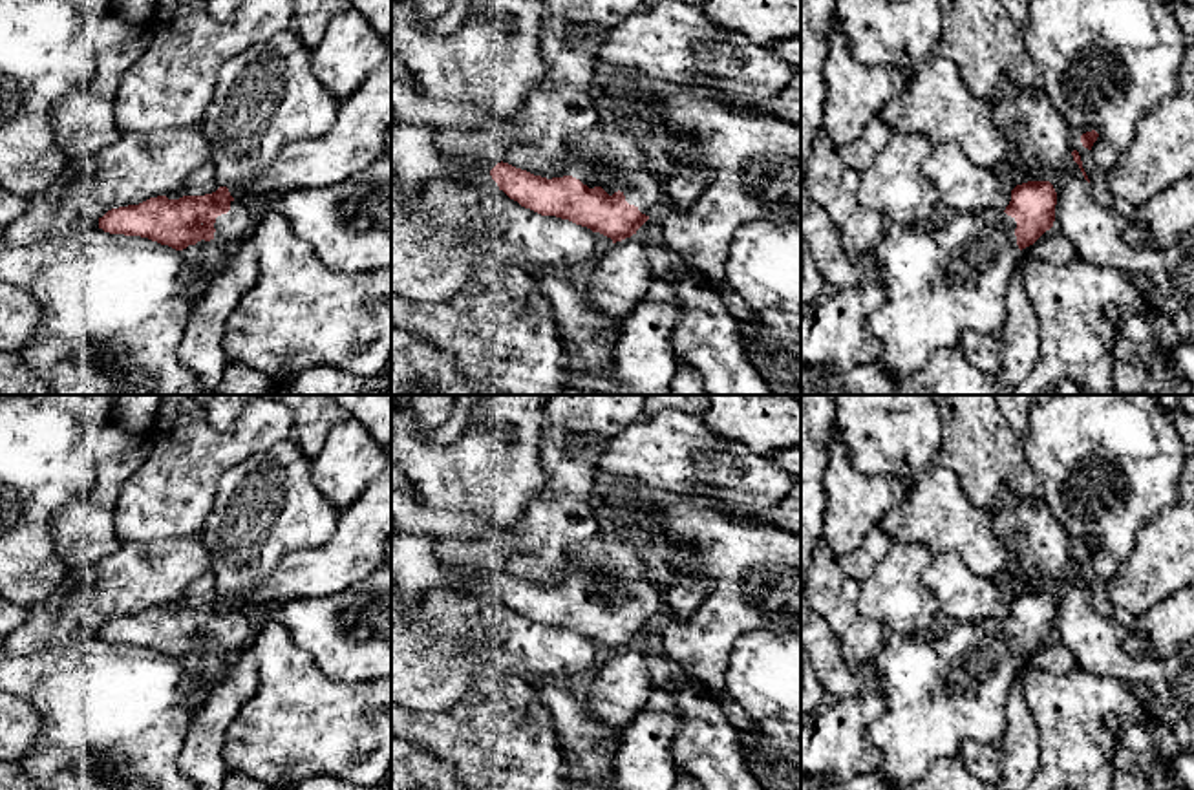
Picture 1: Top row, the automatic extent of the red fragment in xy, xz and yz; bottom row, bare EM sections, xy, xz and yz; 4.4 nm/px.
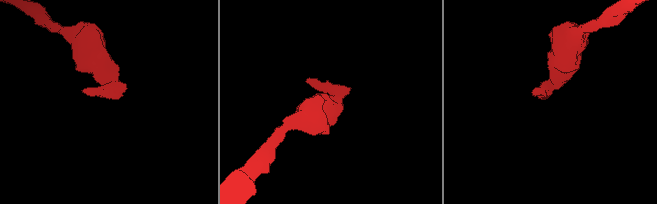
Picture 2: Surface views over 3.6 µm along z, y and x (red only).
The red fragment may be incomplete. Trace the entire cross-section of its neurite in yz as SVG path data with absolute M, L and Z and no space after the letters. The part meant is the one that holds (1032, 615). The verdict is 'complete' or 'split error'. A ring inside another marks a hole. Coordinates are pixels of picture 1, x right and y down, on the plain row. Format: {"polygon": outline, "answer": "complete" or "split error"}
{"polygon": "M1028 591L1011 600L1004 620L954 624L945 636L925 640L889 633L870 671L887 710L865 730L878 748L878 774L896 790L918 783L929 768L958 755L964 741L997 746L1007 731L1007 700L1020 660L1033 655L1055 631L1057 602L1050 591Z", "answer": "split error"}

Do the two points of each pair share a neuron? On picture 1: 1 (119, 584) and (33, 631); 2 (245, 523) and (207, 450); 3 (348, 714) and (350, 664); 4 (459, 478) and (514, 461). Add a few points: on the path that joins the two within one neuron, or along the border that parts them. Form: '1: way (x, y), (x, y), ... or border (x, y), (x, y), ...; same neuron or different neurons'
1: way (97, 595), (75, 595), (53, 609); same neuron
2: border (258, 452), (220, 478), (207, 516); different neurons
3: border (313, 661), (331, 679), (348, 683), (372, 681); different neurons
4: way (472, 478), (498, 478), (501, 474); same neuron

